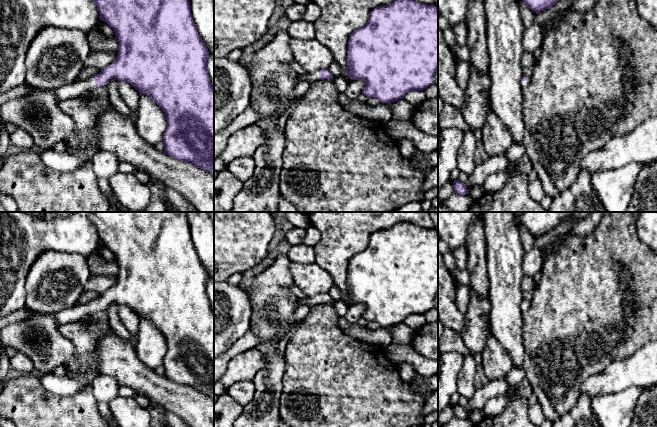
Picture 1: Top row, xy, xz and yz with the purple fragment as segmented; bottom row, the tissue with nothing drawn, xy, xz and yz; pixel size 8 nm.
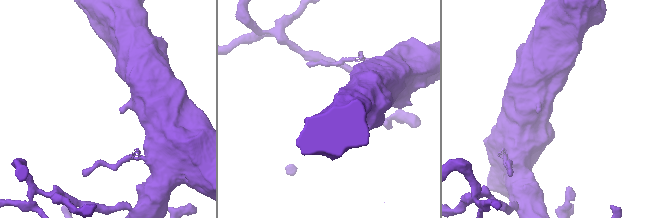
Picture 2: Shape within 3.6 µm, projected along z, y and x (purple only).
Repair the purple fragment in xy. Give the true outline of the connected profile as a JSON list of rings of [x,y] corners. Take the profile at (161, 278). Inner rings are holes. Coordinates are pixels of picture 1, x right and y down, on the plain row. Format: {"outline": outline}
{"outline": [[[89,212],[88,218],[101,244],[115,256],[119,267],[117,282],[94,301],[50,315],[62,325],[106,310],[112,302],[130,307],[139,318],[151,321],[165,338],[167,352],[162,364],[164,377],[214,399],[214,311],[207,295],[209,275],[194,247],[186,212]]]}

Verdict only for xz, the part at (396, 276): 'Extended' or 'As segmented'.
As segmented

